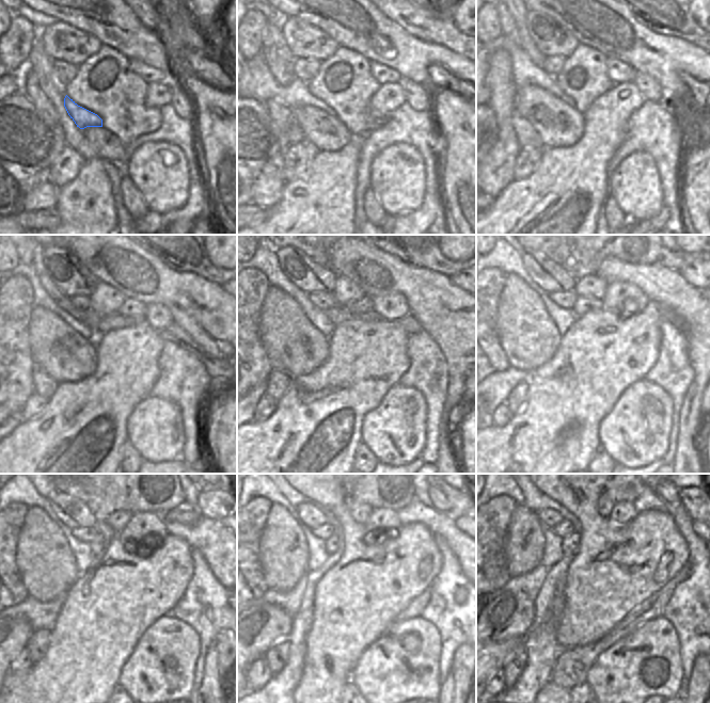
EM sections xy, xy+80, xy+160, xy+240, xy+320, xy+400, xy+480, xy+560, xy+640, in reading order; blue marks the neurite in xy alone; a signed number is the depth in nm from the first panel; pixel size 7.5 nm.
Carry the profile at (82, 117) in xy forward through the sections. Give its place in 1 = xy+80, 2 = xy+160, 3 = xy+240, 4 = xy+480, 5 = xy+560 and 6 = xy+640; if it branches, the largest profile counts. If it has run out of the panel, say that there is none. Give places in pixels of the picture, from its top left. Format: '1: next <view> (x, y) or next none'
1: next xy+80 (296, 95)
2: next xy+160 (524, 72)
3: next xy+240 (42, 298)
4: next xy+480 (83, 554)
5: next xy+560 (318, 555)
6: next xy+640 (553, 553)

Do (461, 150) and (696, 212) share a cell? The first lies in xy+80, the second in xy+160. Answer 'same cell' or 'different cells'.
same cell

